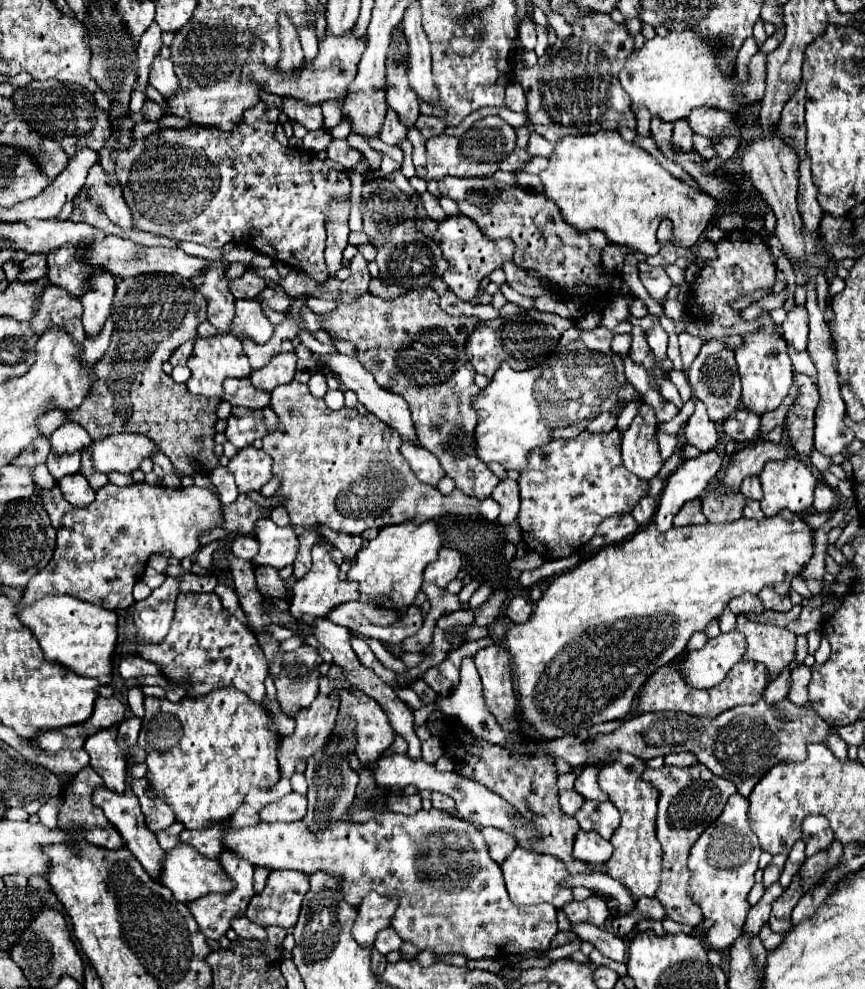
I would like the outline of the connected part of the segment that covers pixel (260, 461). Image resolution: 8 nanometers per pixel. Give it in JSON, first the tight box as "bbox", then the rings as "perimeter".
{"bbox":[228,446,272,492],"perimeter":[[[248,446],[230,460],[228,470],[236,476],[240,492],[260,490],[272,478],[272,458],[264,450]]]}

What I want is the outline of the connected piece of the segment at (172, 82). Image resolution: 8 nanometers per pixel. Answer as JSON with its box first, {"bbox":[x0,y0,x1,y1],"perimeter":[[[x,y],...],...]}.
{"bbox":[148,56,178,96],"perimeter":[[[156,56],[152,66],[150,66],[150,78],[148,78],[150,86],[154,86],[162,96],[166,94],[174,94],[174,90],[178,90],[178,78],[174,74],[172,62]]]}

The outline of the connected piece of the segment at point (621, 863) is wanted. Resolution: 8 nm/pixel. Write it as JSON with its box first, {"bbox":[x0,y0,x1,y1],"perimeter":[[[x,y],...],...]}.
{"bbox":[600,754,662,902],"perimeter":[[[616,754],[616,760],[608,762],[600,770],[600,788],[608,794],[608,800],[618,808],[622,816],[618,830],[610,838],[614,854],[606,862],[608,874],[630,890],[634,902],[638,902],[638,898],[642,896],[654,898],[660,884],[660,866],[662,866],[662,848],[660,842],[656,840],[658,790],[640,778],[644,770],[646,762],[642,762],[640,758],[632,758],[632,754]]]}

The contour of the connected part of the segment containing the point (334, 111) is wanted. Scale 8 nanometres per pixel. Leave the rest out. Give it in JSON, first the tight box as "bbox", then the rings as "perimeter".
{"bbox":[321,98,344,130],"perimeter":[[[344,98],[329,100],[321,104],[324,116],[324,127],[328,130],[334,128],[342,118],[342,106]]]}

